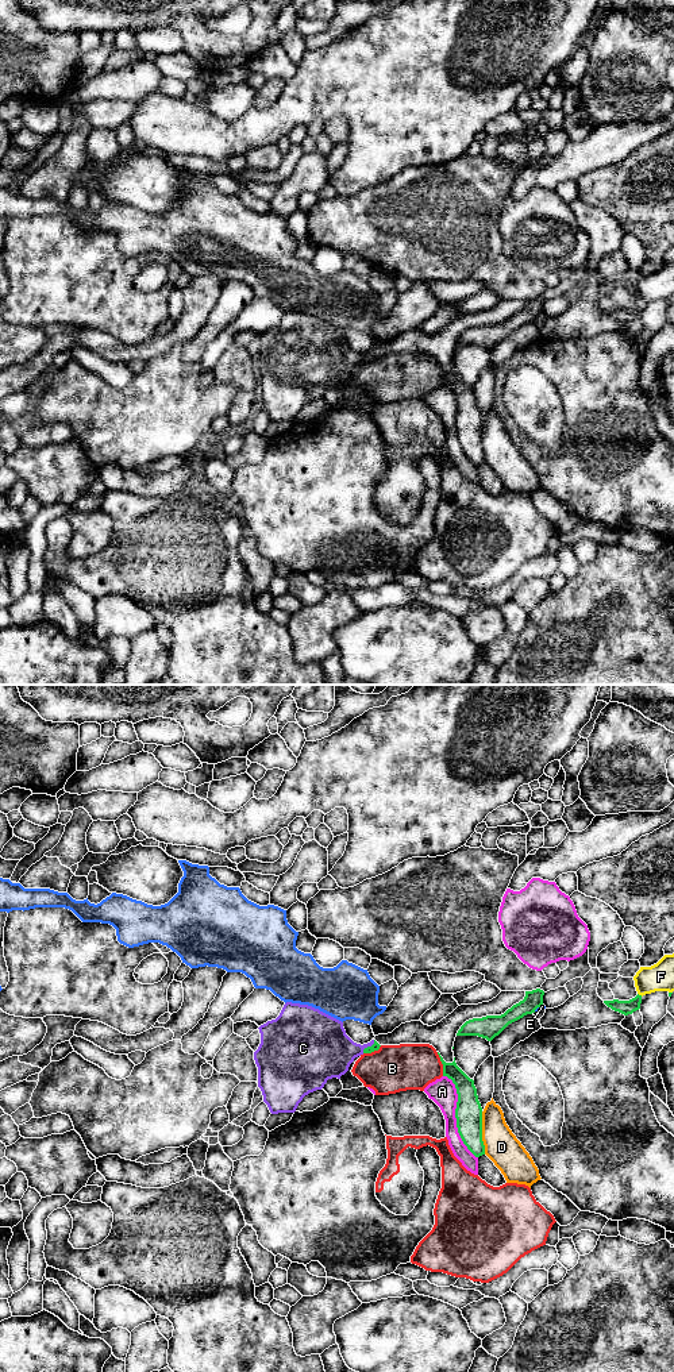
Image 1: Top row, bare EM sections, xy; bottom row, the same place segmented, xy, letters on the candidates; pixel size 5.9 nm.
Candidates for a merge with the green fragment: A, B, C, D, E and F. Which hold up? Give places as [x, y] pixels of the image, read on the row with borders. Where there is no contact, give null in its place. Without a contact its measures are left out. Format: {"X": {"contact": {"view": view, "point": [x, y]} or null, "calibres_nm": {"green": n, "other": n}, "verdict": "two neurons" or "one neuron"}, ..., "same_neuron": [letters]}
{"A": {"contact": {"view": "xy", "point": [455, 1116]}, "calibres_nm": {"green": 160, "other": 160}, "verdict": "two neurons"}, "B": {"contact": {"view": "xy", "point": [442, 1063]}, "calibres_nm": {"green": 120, "other": 280}, "verdict": "two neurons"}, "C": {"contact": {"view": "xy", "point": [368, 1047]}, "calibres_nm": {"green": 50, "other": 320}, "verdict": "two neurons"}, "D": {"contact": {"view": "xy", "point": [481, 1133]}, "calibres_nm": {"green": 160, "other": 200}, "verdict": "two neurons"}, "E": {"contact": {"view": "xy", "point": [538, 1006]}, "calibres_nm": {"green": 110, "other": 20}, "verdict": "two neurons"}, "F": {"contact": {"view": "xy", "point": [640, 995]}, "calibres_nm": {"green": 90, "other": 160}, "verdict": "two neurons"}, "same_neuron": []}

